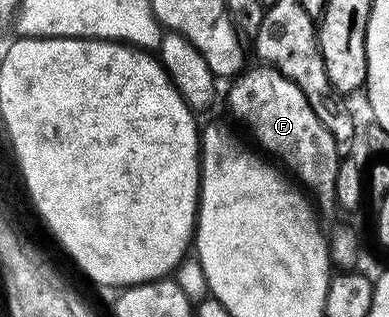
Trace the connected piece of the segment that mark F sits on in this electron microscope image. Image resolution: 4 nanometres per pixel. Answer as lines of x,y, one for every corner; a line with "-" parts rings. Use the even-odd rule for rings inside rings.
257,65
254,71
246,70
228,87
230,113
243,126
249,127
250,133
261,142
260,150
270,151
265,153
274,160
282,159
297,174
296,182
312,196
318,208
332,208
337,202
335,181
341,168
337,155
339,144
331,137
327,125
315,117
315,109
311,109
311,101
303,97
303,89
268,65

